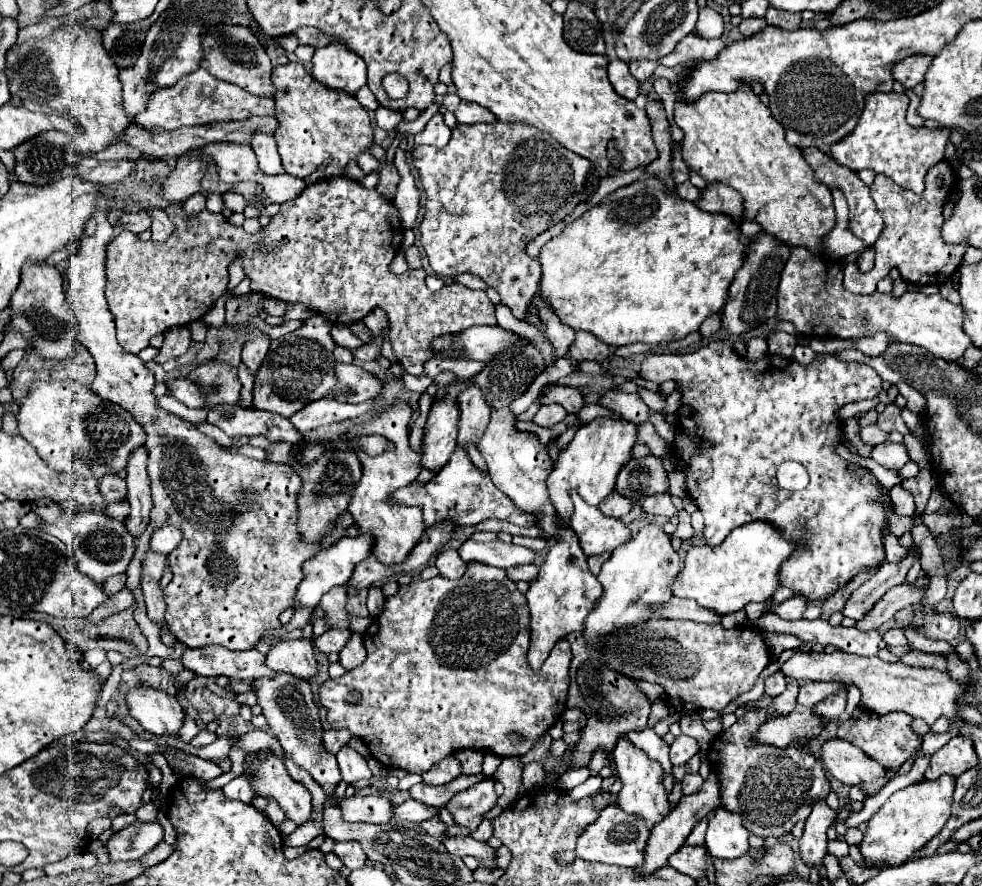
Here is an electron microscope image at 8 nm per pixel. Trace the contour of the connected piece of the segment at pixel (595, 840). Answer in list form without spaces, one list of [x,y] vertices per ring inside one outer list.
[[[610,804],[604,808],[594,824],[590,824],[584,834],[578,838],[576,856],[590,862],[602,862],[602,864],[616,864],[626,868],[640,866],[640,858],[644,858],[644,842],[648,842],[650,830],[632,814],[624,814],[616,804]]]

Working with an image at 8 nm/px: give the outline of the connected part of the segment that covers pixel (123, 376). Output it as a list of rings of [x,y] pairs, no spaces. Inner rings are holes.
[[[100,186],[100,198],[96,200],[96,214],[86,222],[84,234],[80,240],[80,250],[70,258],[68,266],[68,290],[66,300],[72,308],[72,314],[78,322],[76,338],[90,350],[96,360],[98,374],[90,386],[106,402],[114,402],[128,410],[138,424],[144,426],[148,450],[148,476],[152,486],[154,508],[150,512],[150,526],[174,524],[184,532],[182,542],[174,552],[168,554],[170,570],[174,574],[172,582],[164,588],[166,612],[170,630],[176,634],[178,642],[200,648],[210,644],[222,644],[226,648],[254,648],[264,630],[278,628],[278,616],[294,606],[296,588],[302,574],[302,564],[316,556],[320,544],[304,544],[298,532],[298,506],[296,498],[302,488],[300,476],[288,464],[260,462],[242,454],[232,454],[224,450],[218,442],[198,432],[194,424],[174,416],[172,412],[160,408],[154,396],[154,374],[144,366],[144,362],[122,350],[116,340],[114,318],[108,312],[104,298],[104,250],[106,244],[114,238],[112,224],[108,220],[108,200],[114,198],[112,186]]]

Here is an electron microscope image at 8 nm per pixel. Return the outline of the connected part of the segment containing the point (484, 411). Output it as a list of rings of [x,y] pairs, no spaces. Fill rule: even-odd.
[[[476,384],[466,386],[458,394],[460,402],[460,432],[458,432],[458,444],[466,448],[466,442],[478,442],[480,436],[486,430],[488,418],[490,418],[490,406],[484,400],[484,394]]]

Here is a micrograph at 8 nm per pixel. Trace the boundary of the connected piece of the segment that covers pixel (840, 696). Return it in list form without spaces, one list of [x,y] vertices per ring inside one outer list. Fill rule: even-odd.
[[[840,690],[840,692],[836,692],[836,694],[830,694],[824,702],[816,704],[814,710],[816,710],[818,714],[822,714],[824,718],[828,718],[830,722],[836,722],[838,716],[844,712],[844,706],[846,706],[846,692]]]

